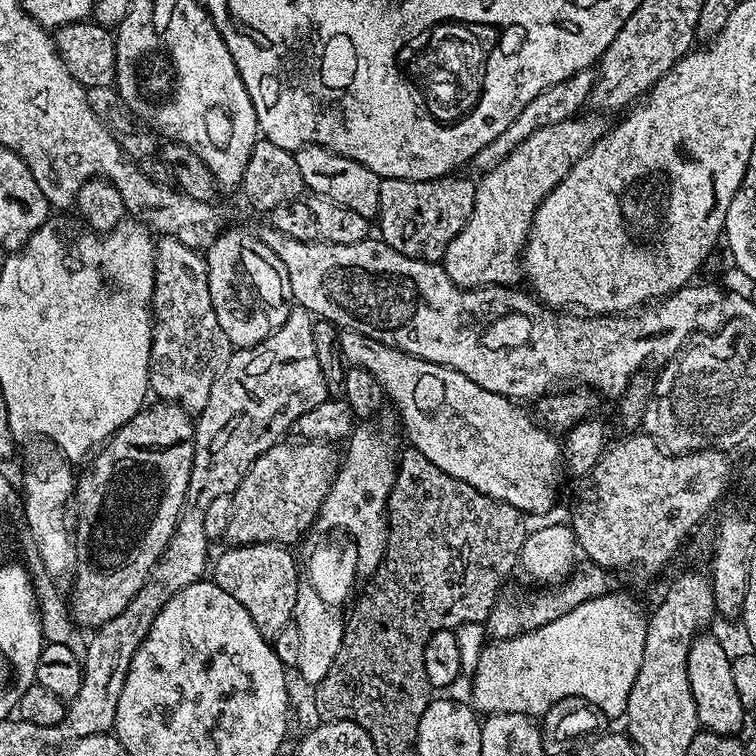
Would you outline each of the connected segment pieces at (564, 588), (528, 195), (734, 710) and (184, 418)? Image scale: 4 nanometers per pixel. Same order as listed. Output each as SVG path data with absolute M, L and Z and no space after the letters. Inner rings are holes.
M591 562L582 564L573 571L567 580L561 580L559 584L545 587L543 590L536 590L540 592L515 592L514 589L505 587L497 596L486 621L488 632L492 635L489 637L493 641L499 642L521 636L524 632L533 632L562 618L562 614L570 614L570 610L582 606L582 602L609 595L613 591L613 573L609 572L607 568Z
M577 115L554 126L542 126L479 177L474 210L462 230L446 246L442 261L448 277L460 288L512 286L522 276L522 253L538 206L570 174L570 170L601 140L605 117Z
M698 634L692 639L690 658L686 662L686 670L690 674L690 694L694 694L700 727L714 734L736 736L744 724L746 710L734 687L734 677L730 671L732 656L718 637L704 635L708 634Z
M153 402L140 409L130 422L126 422L116 431L109 440L99 449L96 461L92 464L92 469L88 472L88 481L84 484L84 504L88 509L84 512L84 520L88 524L77 523L76 529L76 571L74 573L74 583L71 585L72 596L70 595L71 617L80 626L88 630L95 630L102 627L110 618L118 618L122 610L142 590L142 586L148 580L148 575L152 573L153 566L158 562L158 558L166 550L170 538L174 534L174 526L178 522L181 512L184 511L184 499L188 493L188 483L190 482L190 470L194 462L194 446L196 445L196 429L191 415L179 403Z

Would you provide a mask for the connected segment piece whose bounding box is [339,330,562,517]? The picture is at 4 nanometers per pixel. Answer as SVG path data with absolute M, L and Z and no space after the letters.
M347 330L339 333L339 355L351 367L370 370L382 386L385 397L400 411L400 420L404 423L407 443L418 449L438 470L446 470L454 478L474 486L482 494L495 500L504 500L518 511L532 516L544 516L556 504L556 483L562 476L562 444L555 440L553 433L543 423L531 420L523 412L519 403L513 402L502 394L482 390L478 382L470 382L466 374L426 362L417 356L406 354L386 342L366 338Z

